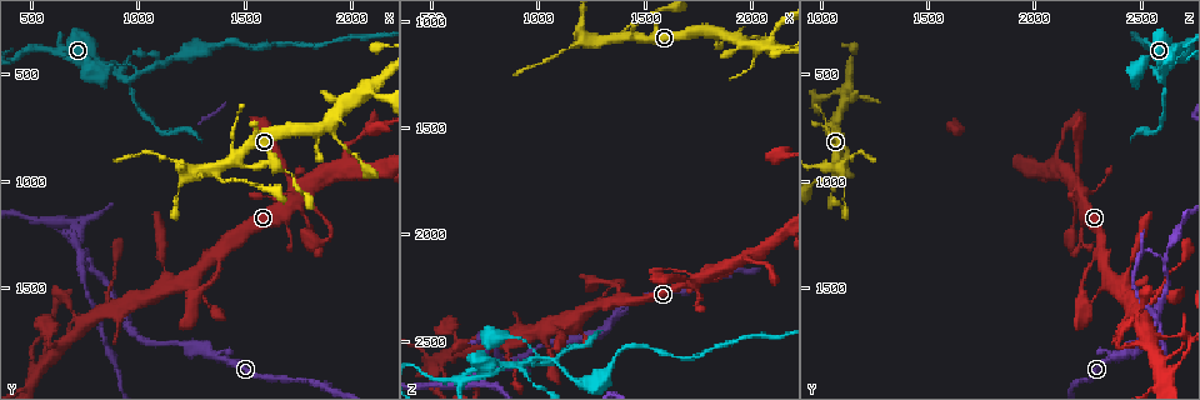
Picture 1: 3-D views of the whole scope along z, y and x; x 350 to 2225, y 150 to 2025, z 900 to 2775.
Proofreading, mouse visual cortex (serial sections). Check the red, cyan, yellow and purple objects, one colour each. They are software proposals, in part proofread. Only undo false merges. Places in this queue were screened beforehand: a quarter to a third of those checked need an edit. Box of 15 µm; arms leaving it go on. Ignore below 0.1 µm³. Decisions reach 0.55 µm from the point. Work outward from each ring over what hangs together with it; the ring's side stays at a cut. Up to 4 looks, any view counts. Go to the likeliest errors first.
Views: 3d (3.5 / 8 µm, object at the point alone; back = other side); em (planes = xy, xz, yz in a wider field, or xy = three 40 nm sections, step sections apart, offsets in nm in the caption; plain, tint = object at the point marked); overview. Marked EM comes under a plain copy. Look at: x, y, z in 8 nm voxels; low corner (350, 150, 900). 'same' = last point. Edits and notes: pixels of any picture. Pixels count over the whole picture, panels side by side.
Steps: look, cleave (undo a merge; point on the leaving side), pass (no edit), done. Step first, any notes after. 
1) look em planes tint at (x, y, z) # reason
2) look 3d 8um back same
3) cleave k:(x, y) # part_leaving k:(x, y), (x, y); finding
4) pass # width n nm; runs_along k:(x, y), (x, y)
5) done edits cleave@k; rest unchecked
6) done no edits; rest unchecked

look 3d 8um at (770, 1390, 2610) # abrupt turn

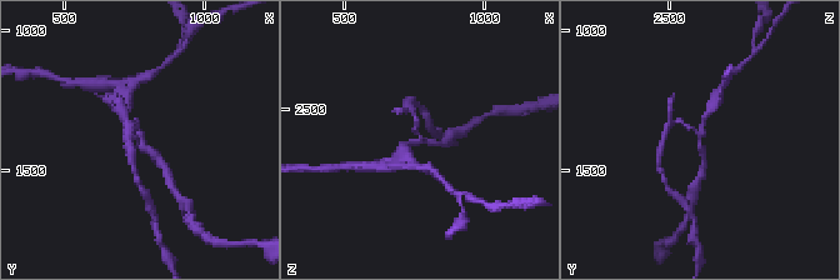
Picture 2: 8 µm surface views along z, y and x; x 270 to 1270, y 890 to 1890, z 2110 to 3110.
look em xy step 1 tint at (780, 1380, 2610) # arms 3; arm_widths 150, 150, 200 nm; now the EM

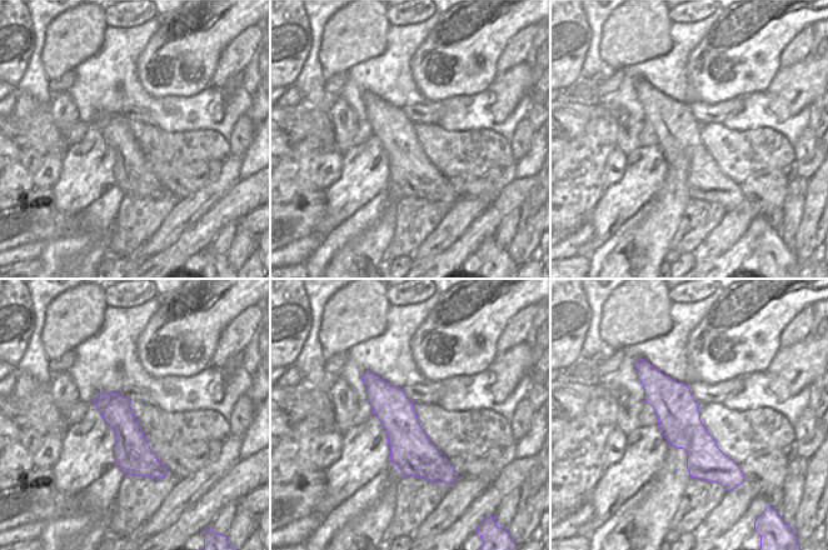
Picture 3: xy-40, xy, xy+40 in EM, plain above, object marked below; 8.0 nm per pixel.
cleave 2:(411, 108) # part_leaving 2:(419, 133), (411, 101); a second cell is stuck on

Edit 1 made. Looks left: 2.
look 3d 3.5um at (630, 390, 2670) # three-way junction

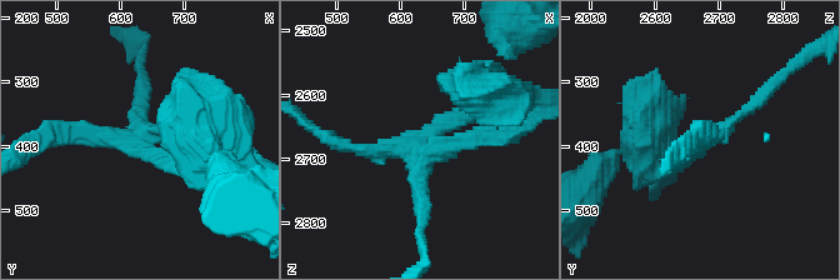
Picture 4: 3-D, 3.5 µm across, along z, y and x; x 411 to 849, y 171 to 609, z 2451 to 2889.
look em planes tint at (635, 390, 2675)

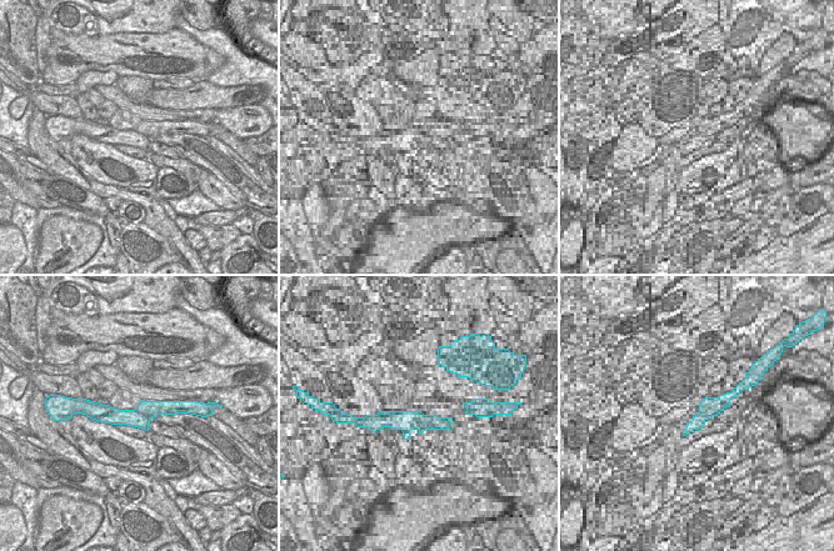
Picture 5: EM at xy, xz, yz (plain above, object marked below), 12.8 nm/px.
cleave 4:(474, 141) # arms 3; arm_widths 150, 200, 200 nm; a second cell is stuck on

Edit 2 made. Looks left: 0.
done edits cleave@2, cleave@4; rest unchecked

